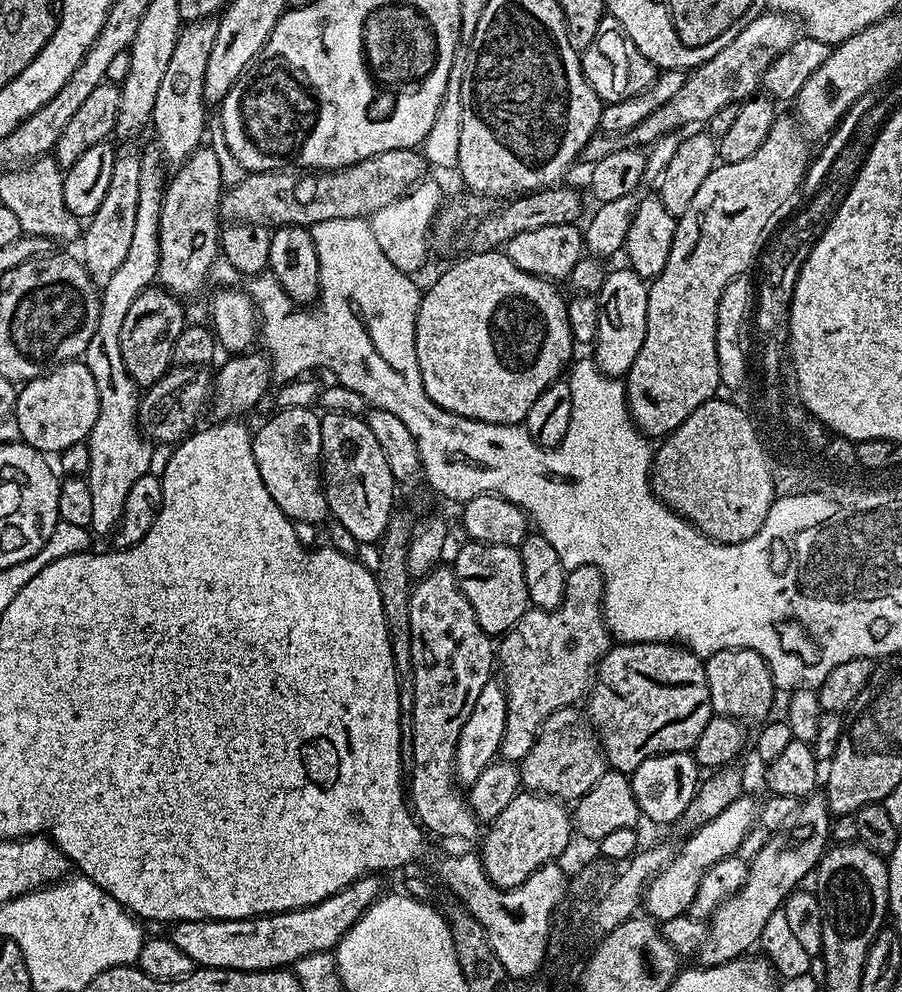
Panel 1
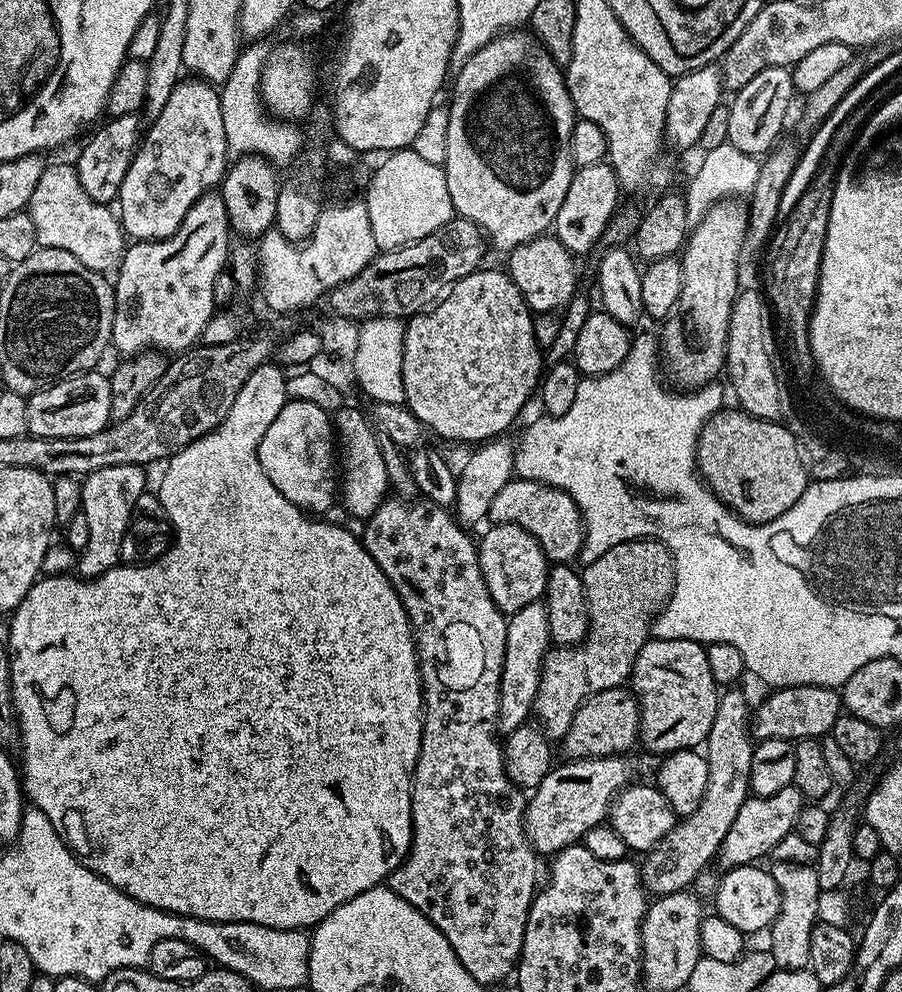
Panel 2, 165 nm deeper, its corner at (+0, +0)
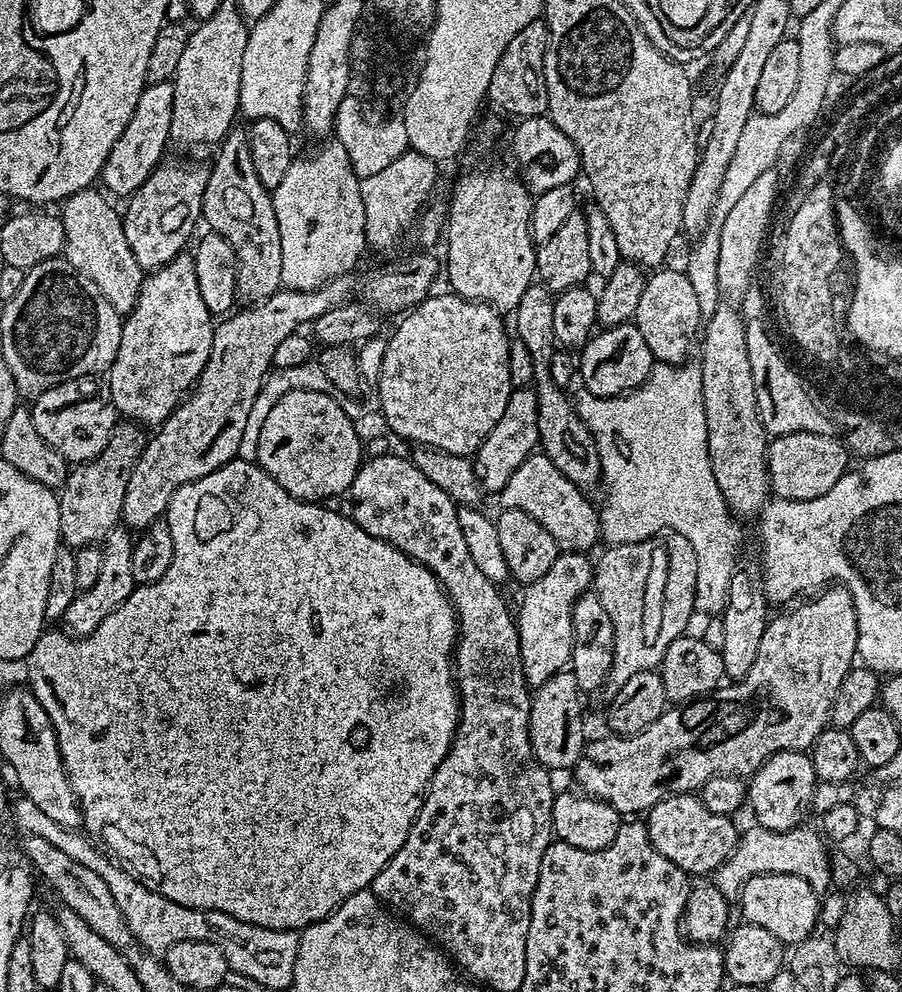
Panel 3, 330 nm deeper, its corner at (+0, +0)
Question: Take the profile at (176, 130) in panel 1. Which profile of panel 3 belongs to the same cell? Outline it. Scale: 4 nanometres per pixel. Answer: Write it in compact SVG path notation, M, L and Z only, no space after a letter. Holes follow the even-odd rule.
M170 160L161 162L139 190L127 197L128 209L122 212L126 242L130 242L138 266L145 270L166 266L181 255L184 243L193 239L192 231L202 220L208 168L192 160Z

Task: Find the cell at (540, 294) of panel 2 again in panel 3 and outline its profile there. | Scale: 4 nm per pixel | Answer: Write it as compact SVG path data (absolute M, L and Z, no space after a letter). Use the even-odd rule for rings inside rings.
M539 282L532 283L526 290L526 294L522 294L514 313L514 319L516 319L515 335L524 343L526 350L530 350L530 358L534 358L534 389L538 398L539 447L542 449L543 455L548 456L550 462L554 462L554 466L558 466L558 470L562 470L562 474L566 474L566 478L570 478L570 482L574 482L574 486L591 490L595 484L599 485L602 480L600 455L598 454L596 440L593 438L587 422L576 412L575 403L570 399L570 396L568 400L567 395L569 393L565 389L558 387L554 382L554 378L550 378L550 358L558 350L553 327L554 304L553 293L549 292Z

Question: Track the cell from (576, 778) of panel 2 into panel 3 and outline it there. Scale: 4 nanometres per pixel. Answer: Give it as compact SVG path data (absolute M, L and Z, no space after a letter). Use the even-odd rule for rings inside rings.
M843 586L825 587L819 594L813 595L811 598L805 600L808 600L805 604L800 604L797 608L789 607L787 610L784 610L789 610L789 612L784 612L781 616L773 615L769 619L766 630L762 634L762 642L758 646L758 655L754 657L754 666L750 666L750 674L746 674L746 678L729 683L727 685L729 688L727 686L721 687L715 693L715 696L717 695L716 704L712 701L712 698L689 700L683 706L669 707L655 722L650 726L646 726L646 730L642 730L638 734L634 734L633 736L604 734L601 740L596 740L593 744L592 741L585 743L584 752L580 755L580 760L574 769L576 780L580 783L578 785L579 791L593 796L595 800L605 800L610 806L614 806L616 812L621 814L627 814L627 812L640 812L640 814L644 814L658 802L665 800L667 796L695 793L706 781L715 776L751 778L774 754L811 749L812 743L818 738L818 734L822 729L829 727L832 704L836 701L836 695L840 693L842 678L846 678L846 674L857 663L858 618L854 610L854 602L850 598L847 588Z

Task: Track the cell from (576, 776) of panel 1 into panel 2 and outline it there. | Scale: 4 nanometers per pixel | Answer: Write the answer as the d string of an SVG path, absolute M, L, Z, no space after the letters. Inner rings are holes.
M627 687L607 688L598 694L588 696L574 714L570 730L566 730L562 741L565 757L586 756L623 757L632 747L637 747L640 739L640 703L635 692Z

